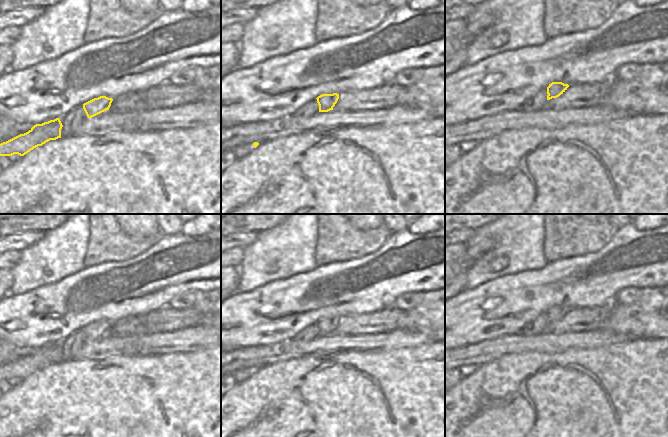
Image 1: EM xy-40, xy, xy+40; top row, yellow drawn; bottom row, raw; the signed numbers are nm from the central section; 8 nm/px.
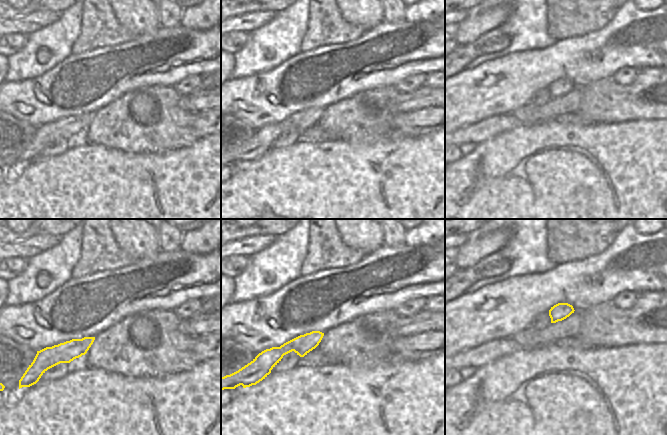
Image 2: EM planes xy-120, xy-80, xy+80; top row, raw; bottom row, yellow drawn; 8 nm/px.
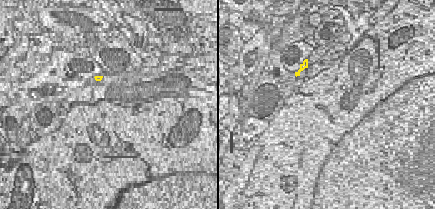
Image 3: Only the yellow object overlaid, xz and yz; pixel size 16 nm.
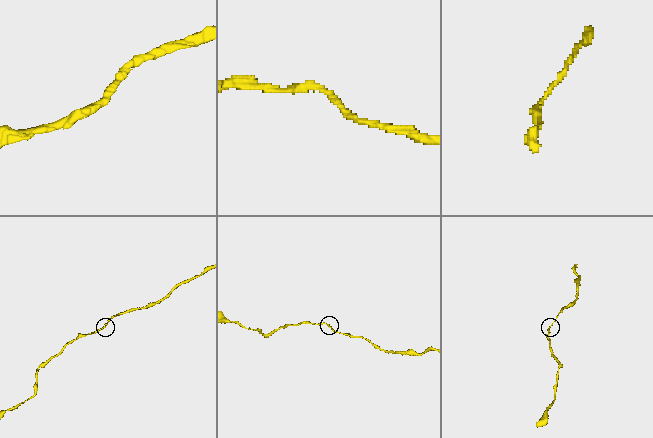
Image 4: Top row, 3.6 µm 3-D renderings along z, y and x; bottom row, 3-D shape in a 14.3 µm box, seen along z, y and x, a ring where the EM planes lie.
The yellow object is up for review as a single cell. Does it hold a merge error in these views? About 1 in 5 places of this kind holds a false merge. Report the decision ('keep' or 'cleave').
keep

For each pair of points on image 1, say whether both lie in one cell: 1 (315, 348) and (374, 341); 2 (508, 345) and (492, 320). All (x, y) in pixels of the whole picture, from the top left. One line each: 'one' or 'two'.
1: one
2: two

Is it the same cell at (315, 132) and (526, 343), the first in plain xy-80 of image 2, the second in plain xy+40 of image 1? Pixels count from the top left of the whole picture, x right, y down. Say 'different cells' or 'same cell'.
same cell

